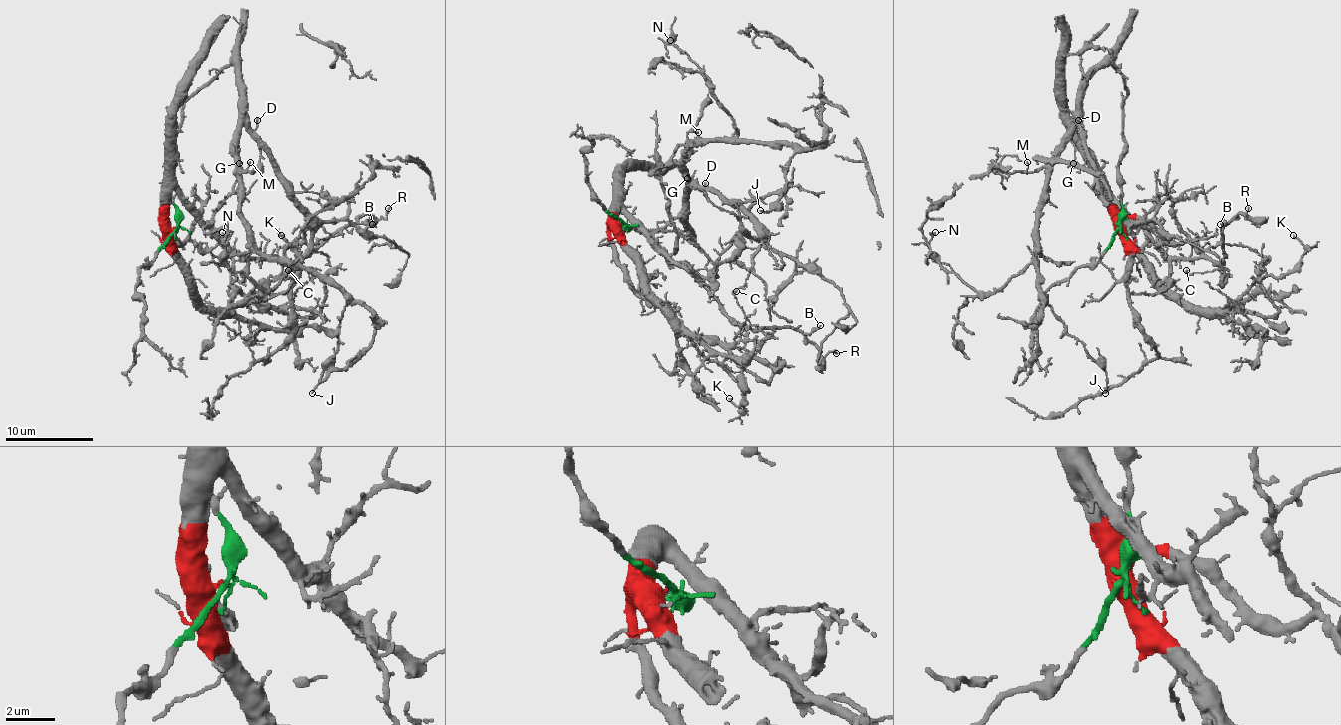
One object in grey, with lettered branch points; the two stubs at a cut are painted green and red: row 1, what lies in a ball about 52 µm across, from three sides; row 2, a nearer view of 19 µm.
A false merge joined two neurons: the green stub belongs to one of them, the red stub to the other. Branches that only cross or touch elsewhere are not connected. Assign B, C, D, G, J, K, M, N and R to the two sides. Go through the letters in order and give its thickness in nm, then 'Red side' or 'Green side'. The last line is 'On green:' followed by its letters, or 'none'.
B: Thickness 180 nm. Red side
C: Thickness 130 nm. Red side
D: Thickness 130 nm. Green side
G: Thickness 80 nm. Green side
J: Thickness 130 nm. Green side
K: Thickness 100 nm. Red side
M: Thickness 90 nm. Green side
N: Thickness 180 nm. Green side
R: Thickness 140 nm. Red side
On green: D, G, J, M, N

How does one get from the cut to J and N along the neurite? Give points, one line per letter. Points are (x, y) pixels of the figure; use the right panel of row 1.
J: (1117, 230), (1126, 81), (1112, 66), (1101, 66), (1053, 165), (1039, 223), (1037, 289), (1106, 373), (1106, 393)
N: (1117, 230), (1126, 81), (1101, 66), (1053, 165), (1035, 256), (997, 289), (975, 292), (940, 265), (935, 232)

